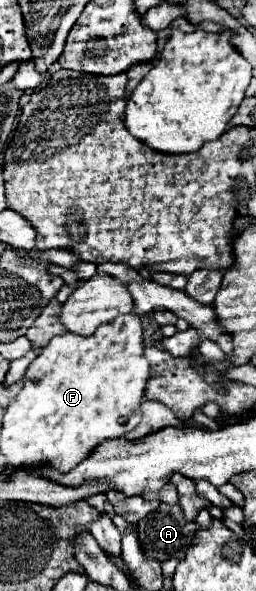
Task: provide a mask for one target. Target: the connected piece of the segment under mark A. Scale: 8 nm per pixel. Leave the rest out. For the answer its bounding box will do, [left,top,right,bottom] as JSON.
[138,504,200,562]

